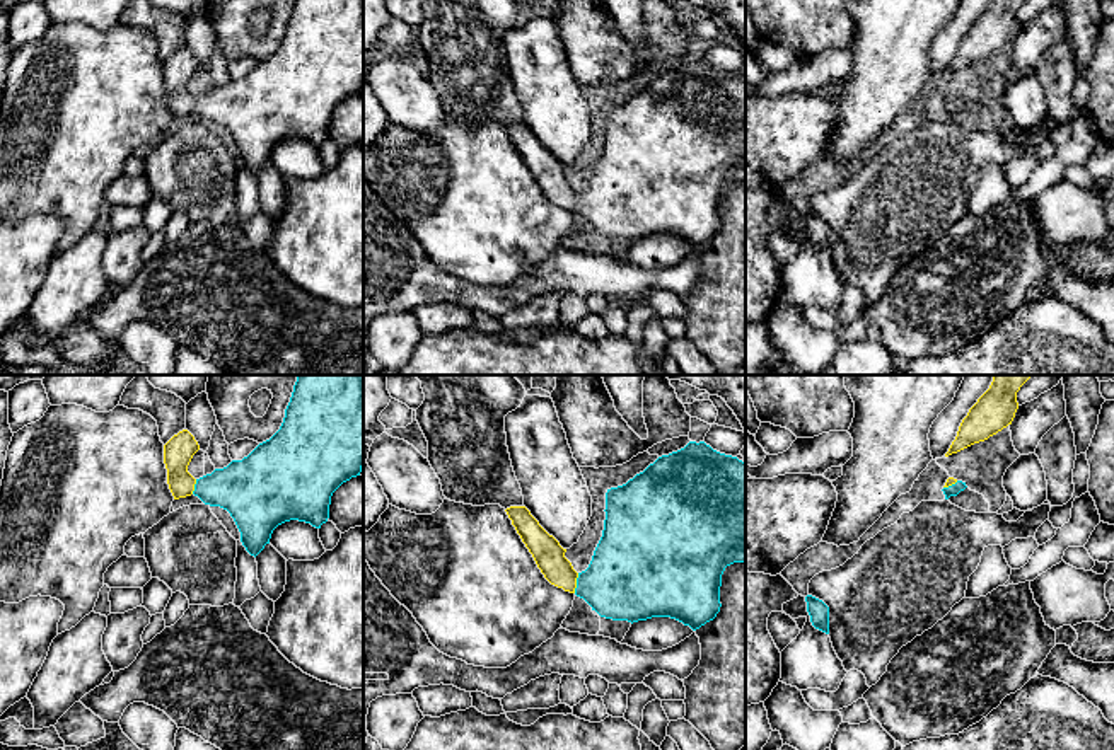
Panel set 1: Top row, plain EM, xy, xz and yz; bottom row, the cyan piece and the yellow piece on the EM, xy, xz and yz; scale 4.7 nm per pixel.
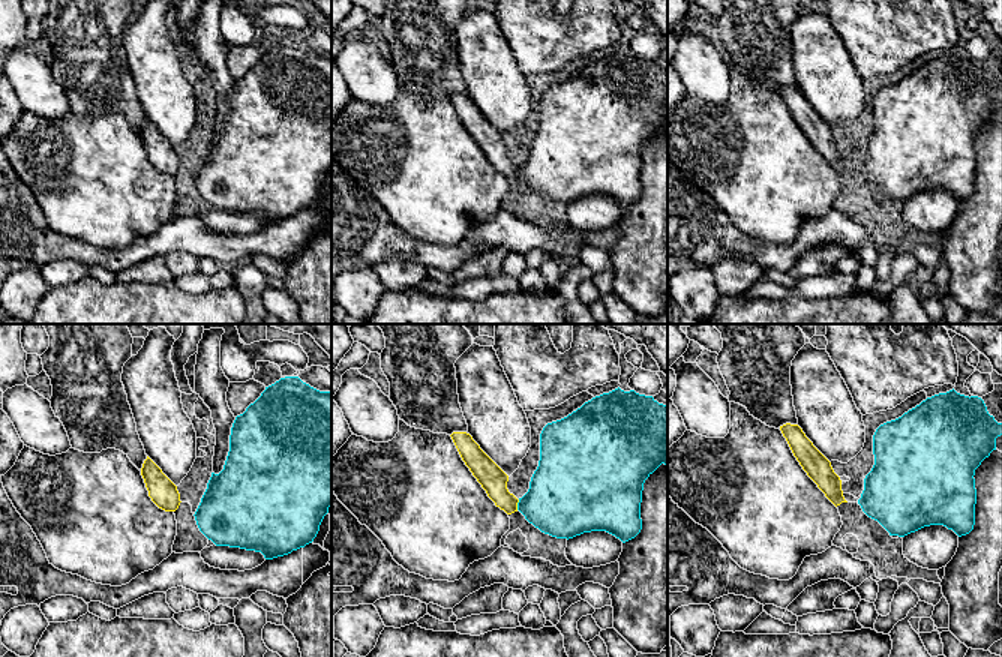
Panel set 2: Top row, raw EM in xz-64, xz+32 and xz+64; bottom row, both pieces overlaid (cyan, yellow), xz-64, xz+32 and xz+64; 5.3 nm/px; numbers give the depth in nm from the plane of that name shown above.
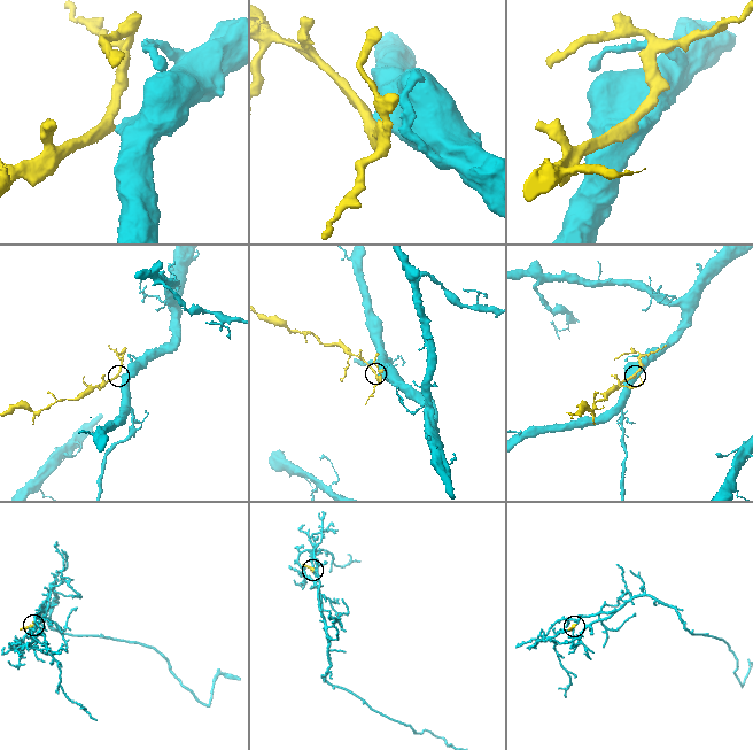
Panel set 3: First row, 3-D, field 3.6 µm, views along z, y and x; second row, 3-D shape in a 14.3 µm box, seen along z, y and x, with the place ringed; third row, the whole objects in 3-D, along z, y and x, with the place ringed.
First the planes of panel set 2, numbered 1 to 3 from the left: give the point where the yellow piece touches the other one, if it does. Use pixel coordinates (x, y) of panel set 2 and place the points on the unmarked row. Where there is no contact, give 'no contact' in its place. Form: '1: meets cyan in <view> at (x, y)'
1: no contact
2: meets cyan in xz+32 at (518, 168)
3: no contact

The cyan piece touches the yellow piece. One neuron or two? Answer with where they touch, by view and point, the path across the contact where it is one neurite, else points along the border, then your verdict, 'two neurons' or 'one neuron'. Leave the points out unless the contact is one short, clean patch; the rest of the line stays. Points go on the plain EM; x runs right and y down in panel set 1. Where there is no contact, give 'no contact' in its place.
xz (577, 201) | across xz (630, 196), (615, 201), (577, 201), (550, 174) | one neuron

